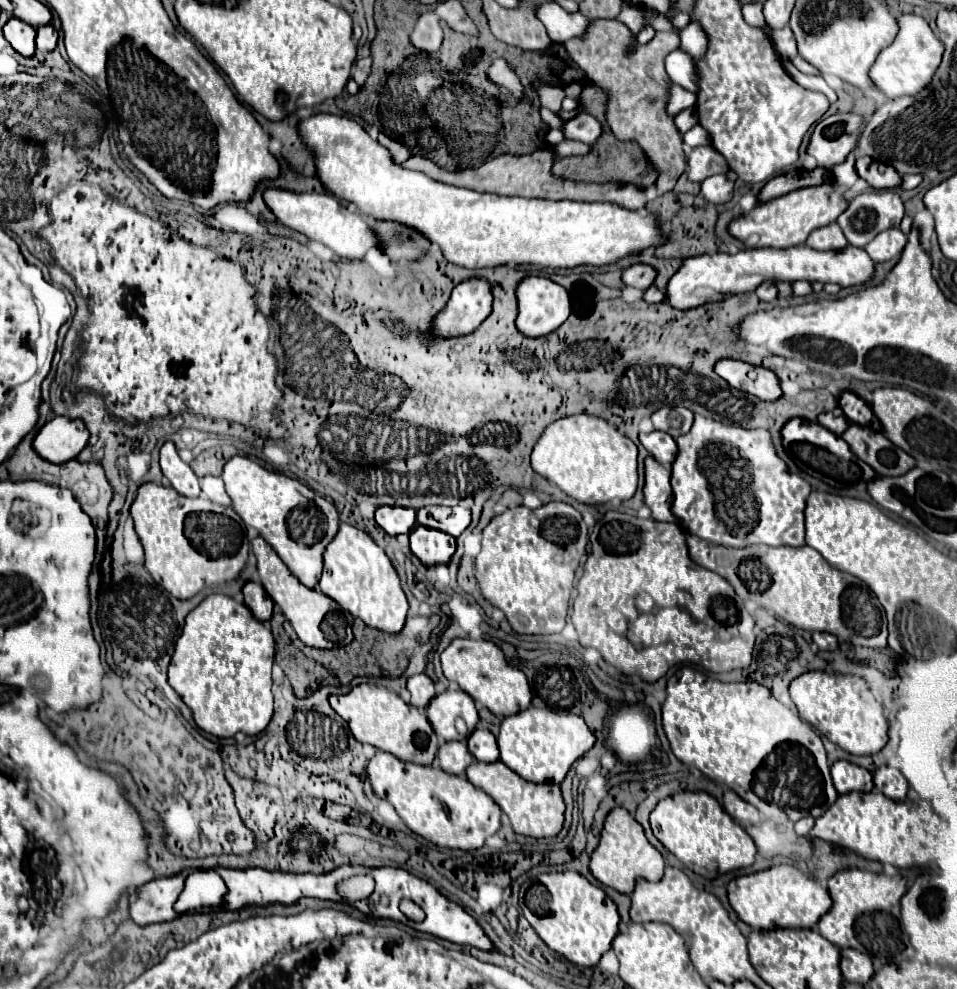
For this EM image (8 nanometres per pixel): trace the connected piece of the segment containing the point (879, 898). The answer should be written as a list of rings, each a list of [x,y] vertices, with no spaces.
[[[857,868],[841,870],[831,876],[827,890],[833,898],[833,906],[819,920],[823,938],[839,948],[855,948],[867,954],[873,960],[875,970],[881,970],[885,964],[913,958],[913,946],[901,924],[899,912],[899,900],[907,892],[907,882],[901,874],[885,876]]]

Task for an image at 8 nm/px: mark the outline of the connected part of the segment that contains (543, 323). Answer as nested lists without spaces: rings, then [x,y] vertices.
[[[545,276],[523,278],[515,288],[515,296],[517,296],[517,304],[519,304],[517,328],[529,338],[545,336],[545,334],[557,330],[567,320],[567,316],[571,314],[571,300],[569,300],[567,290]]]

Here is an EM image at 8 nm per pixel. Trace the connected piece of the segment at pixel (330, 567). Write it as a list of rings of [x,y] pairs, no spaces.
[[[339,524],[339,532],[329,542],[323,558],[325,566],[319,580],[319,590],[325,596],[335,600],[355,618],[361,618],[369,628],[377,628],[389,634],[401,632],[409,604],[405,592],[401,590],[399,574],[383,548],[379,548],[367,532],[351,524]]]

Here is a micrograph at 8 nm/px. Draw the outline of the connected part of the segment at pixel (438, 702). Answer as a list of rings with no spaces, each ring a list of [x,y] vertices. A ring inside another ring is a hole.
[[[445,690],[427,706],[427,720],[433,726],[433,730],[445,738],[445,740],[465,740],[479,722],[479,714],[475,708],[475,702],[467,696],[463,690]],[[463,718],[467,722],[467,734],[461,736],[455,730],[455,720]]]

